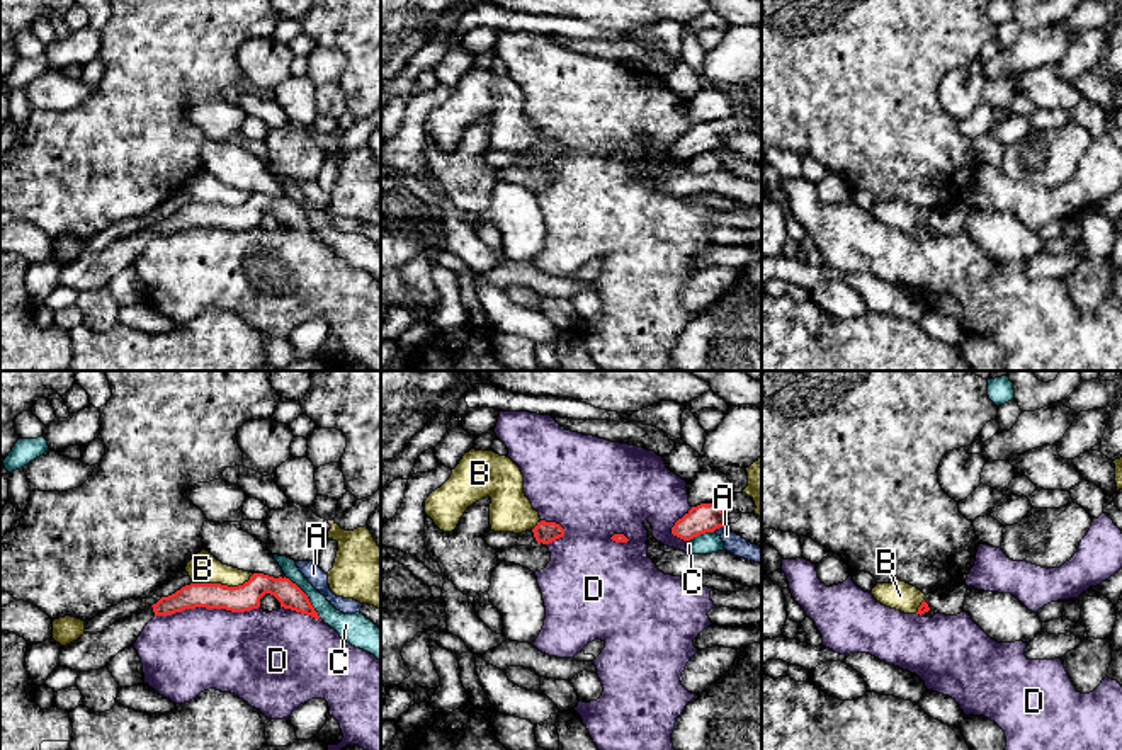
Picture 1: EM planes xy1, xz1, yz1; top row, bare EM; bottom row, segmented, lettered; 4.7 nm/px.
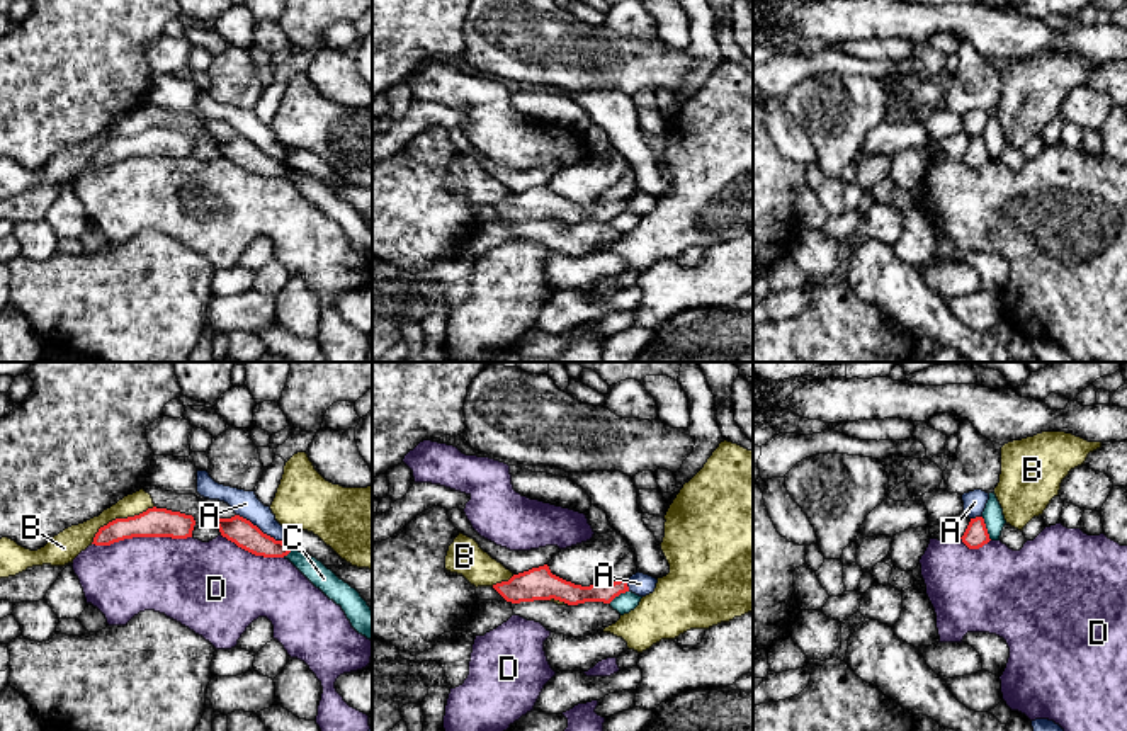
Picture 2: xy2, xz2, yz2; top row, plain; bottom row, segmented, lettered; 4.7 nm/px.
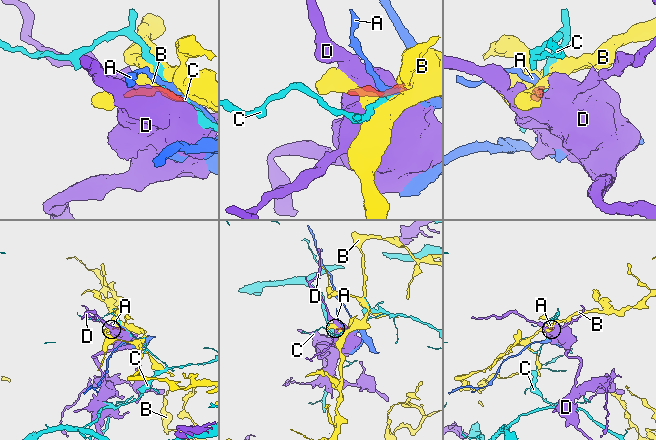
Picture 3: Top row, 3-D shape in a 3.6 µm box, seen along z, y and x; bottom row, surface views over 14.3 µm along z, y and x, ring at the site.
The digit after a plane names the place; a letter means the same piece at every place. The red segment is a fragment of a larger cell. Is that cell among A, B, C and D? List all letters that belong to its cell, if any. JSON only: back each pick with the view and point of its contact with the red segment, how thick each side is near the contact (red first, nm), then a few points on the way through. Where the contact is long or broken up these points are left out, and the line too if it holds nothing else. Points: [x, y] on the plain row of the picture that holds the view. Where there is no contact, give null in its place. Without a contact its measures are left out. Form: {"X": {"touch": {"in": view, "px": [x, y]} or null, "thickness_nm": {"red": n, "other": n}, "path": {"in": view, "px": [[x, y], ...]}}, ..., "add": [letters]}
{"add": []}

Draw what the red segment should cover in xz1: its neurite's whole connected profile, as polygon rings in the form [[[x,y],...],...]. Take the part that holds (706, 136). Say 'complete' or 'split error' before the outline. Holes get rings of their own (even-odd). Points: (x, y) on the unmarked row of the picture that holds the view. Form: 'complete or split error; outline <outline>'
split error; outline [[[734,112],[731,117],[714,122],[700,122],[675,141],[672,153],[690,160],[700,153],[714,151],[728,145],[726,136],[729,133],[755,133],[755,128],[753,117],[746,112]]]

